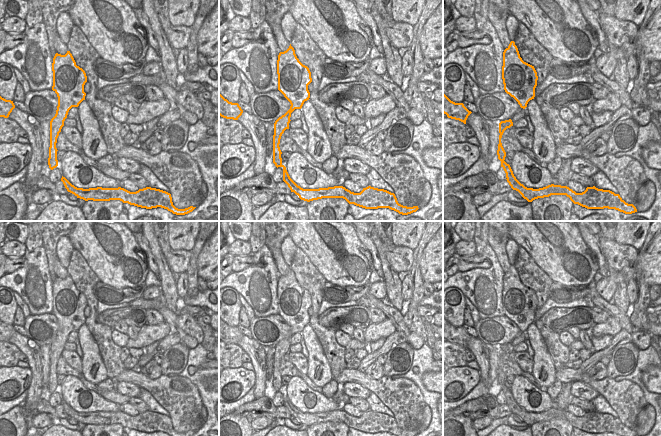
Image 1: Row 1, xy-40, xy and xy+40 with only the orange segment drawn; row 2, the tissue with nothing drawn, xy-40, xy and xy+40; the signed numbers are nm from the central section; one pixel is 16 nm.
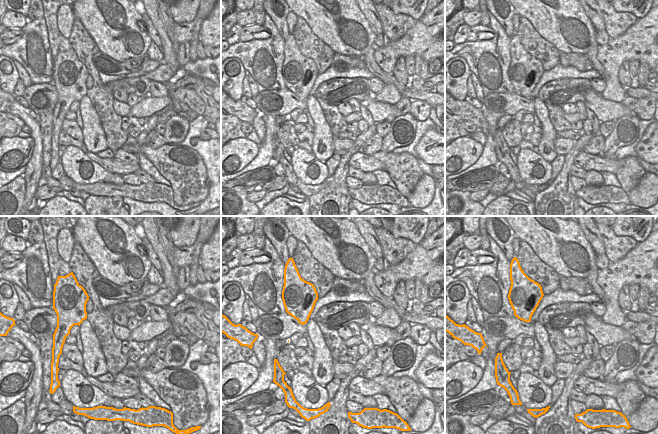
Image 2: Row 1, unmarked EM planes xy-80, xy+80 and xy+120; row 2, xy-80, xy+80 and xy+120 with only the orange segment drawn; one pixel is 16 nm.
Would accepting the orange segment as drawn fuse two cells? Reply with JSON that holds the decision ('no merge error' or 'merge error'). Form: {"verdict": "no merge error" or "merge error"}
{"verdict": "merge error"}

